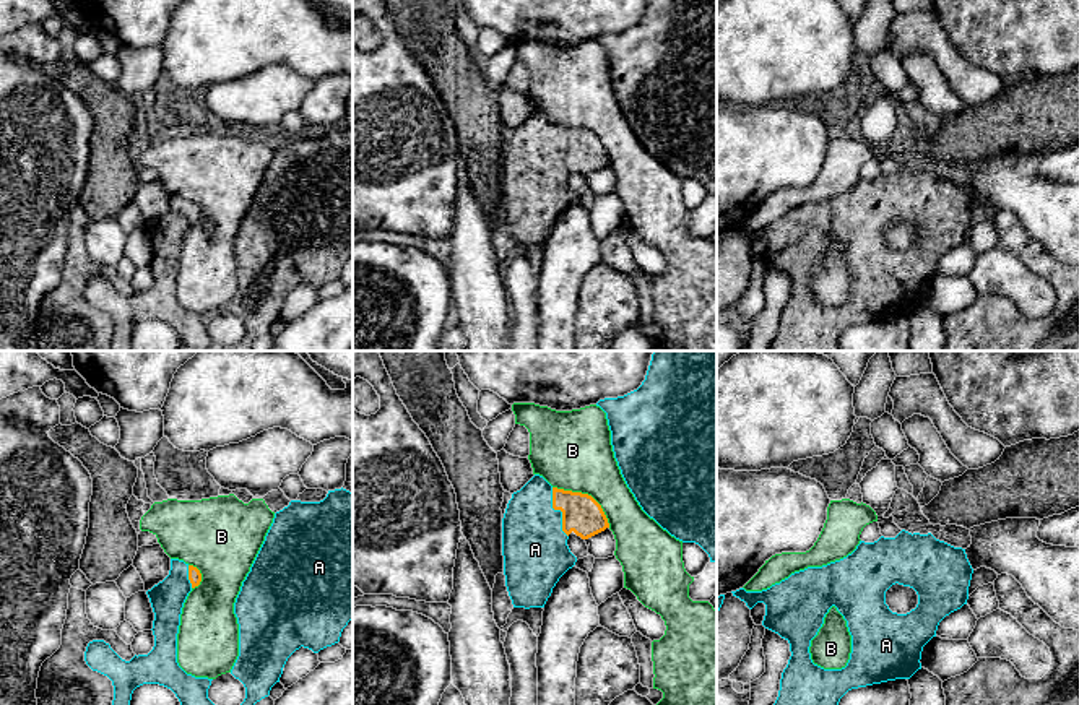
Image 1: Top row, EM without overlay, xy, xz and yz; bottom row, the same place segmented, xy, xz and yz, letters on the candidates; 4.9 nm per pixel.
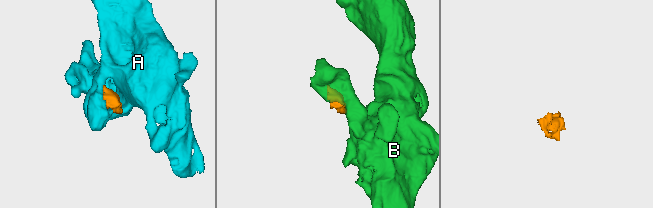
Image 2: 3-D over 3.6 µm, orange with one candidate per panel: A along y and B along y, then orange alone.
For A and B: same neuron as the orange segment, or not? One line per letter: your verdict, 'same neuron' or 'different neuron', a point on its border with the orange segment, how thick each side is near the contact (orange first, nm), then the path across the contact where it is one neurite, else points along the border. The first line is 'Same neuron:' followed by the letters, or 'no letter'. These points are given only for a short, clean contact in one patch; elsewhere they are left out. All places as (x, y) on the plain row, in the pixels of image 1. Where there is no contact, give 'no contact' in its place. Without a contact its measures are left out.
Same neuron: A
A: same neuron; meets orange in xz at (559, 145); 190 nm thick on the orange side, 320 nm on the other
B: different neuron; meets orange in xz at (587, 130); 190 nm thick on the orange side, 380 nm on the other

